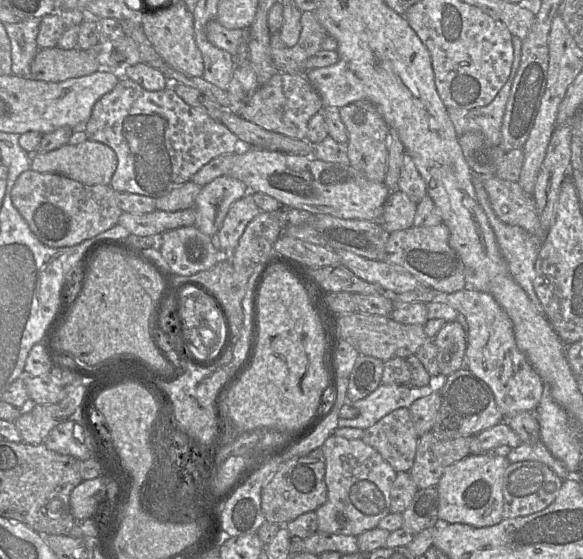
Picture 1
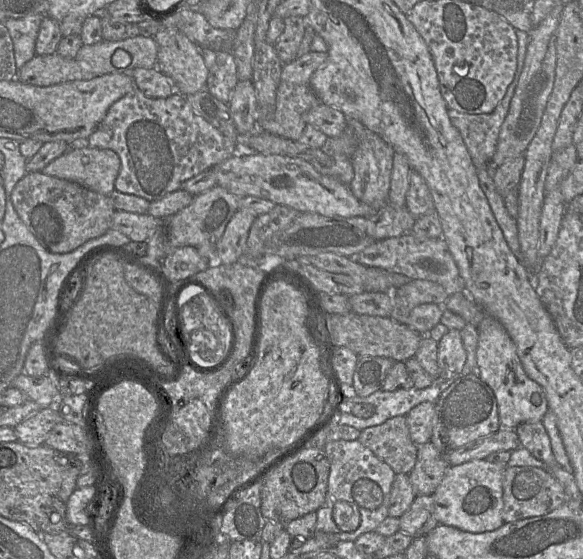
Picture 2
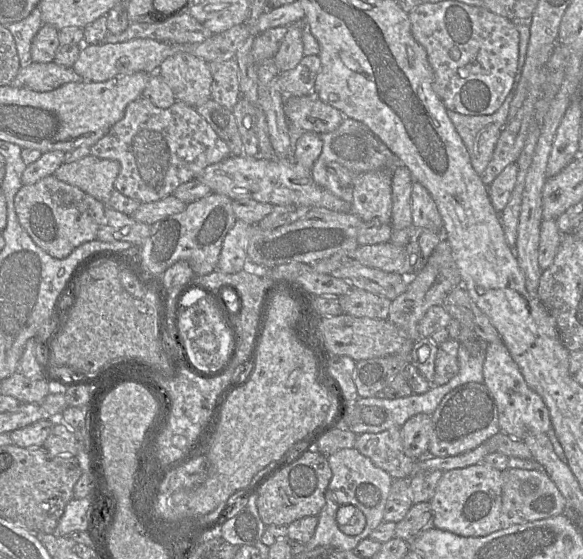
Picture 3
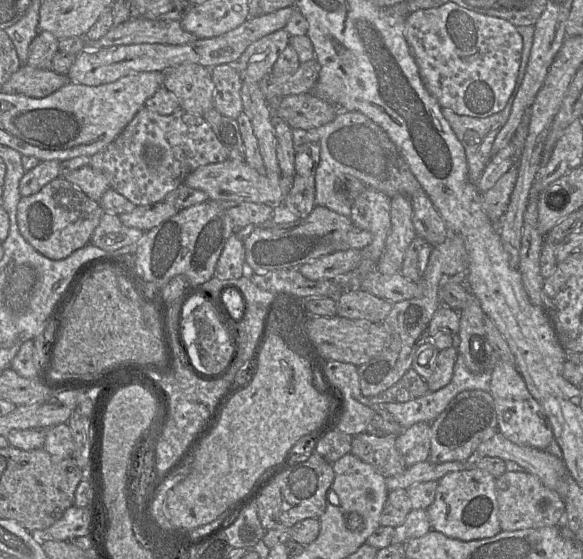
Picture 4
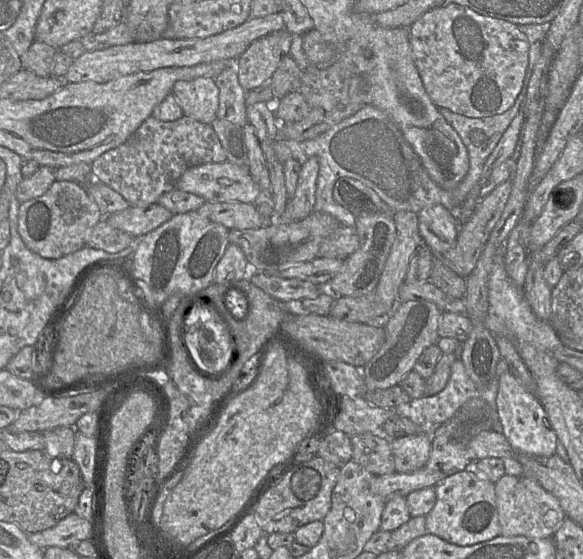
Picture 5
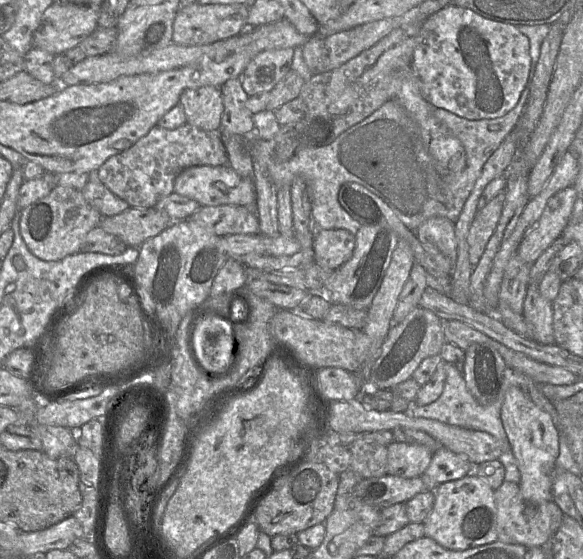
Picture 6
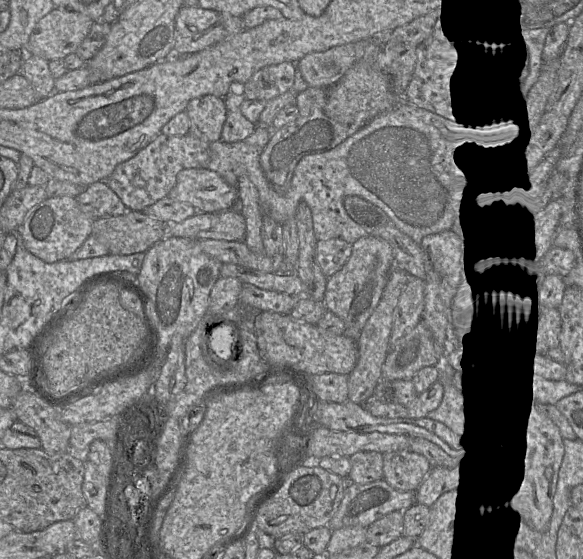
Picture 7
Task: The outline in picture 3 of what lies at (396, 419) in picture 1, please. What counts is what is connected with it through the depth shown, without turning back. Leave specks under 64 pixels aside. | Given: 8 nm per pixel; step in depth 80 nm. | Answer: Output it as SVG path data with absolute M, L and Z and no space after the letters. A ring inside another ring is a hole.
M392 426L379 433L357 435L354 448L371 459L375 466L386 471L393 479L409 479L411 476L415 460L404 453L400 426Z

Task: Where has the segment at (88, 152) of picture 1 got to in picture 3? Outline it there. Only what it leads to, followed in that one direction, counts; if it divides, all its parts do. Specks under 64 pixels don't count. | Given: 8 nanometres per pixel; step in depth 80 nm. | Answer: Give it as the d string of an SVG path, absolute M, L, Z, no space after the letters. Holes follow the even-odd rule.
M87 155L78 161L63 163L53 175L60 181L81 189L107 206L115 190L114 182L119 171L118 161Z

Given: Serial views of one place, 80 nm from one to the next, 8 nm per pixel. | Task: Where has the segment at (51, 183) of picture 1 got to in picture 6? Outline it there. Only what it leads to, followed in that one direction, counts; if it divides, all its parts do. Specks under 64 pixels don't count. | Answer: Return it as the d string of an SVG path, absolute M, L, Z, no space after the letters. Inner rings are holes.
M55 186L44 198L20 211L20 234L29 251L44 261L58 261L80 252L86 235L99 226L103 216L84 198L82 191Z

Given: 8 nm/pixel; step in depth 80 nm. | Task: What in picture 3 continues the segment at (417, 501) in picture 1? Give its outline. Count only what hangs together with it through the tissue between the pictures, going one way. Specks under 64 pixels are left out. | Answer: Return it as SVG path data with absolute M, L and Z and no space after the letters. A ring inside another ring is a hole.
M430 502L413 504L406 516L396 524L395 536L407 542L434 528Z

